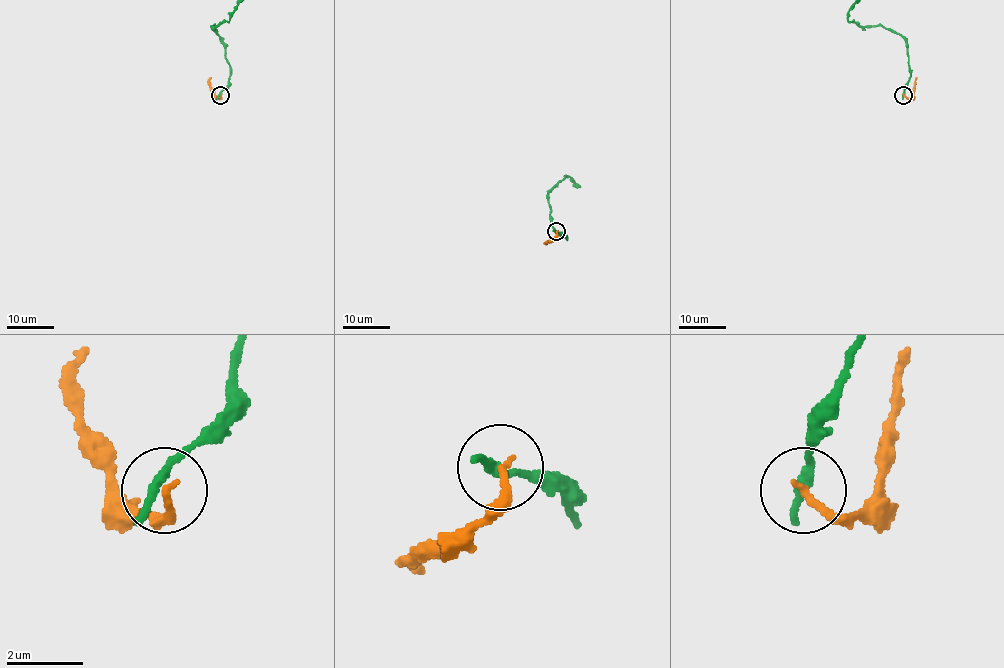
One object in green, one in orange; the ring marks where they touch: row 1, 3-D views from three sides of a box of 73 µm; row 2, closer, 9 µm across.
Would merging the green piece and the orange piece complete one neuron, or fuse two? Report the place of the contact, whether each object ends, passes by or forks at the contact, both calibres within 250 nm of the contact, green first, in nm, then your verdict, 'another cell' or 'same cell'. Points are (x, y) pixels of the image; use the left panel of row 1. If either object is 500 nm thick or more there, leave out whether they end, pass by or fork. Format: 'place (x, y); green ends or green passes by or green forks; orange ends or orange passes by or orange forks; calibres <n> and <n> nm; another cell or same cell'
place (220, 95); green ends; orange ends; calibres 320 and 200 nm; another cell

